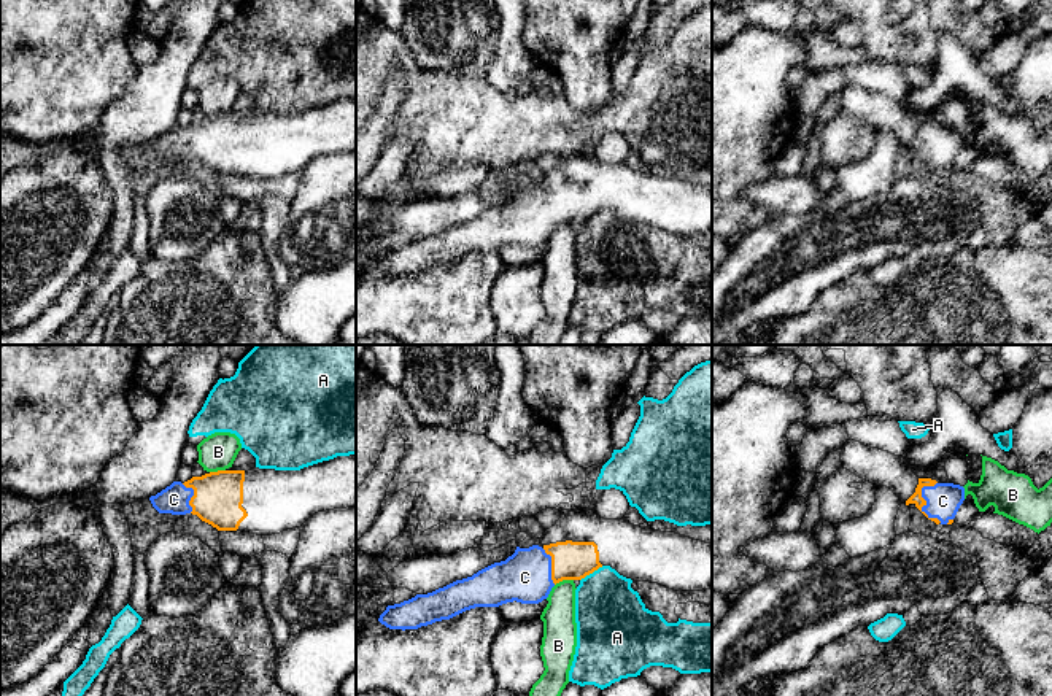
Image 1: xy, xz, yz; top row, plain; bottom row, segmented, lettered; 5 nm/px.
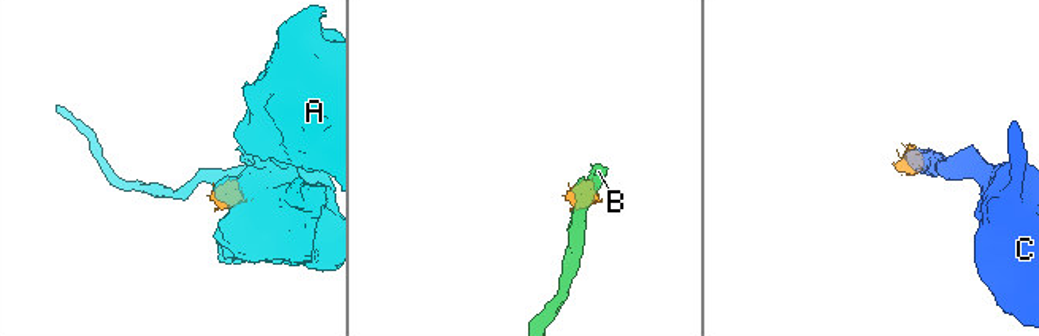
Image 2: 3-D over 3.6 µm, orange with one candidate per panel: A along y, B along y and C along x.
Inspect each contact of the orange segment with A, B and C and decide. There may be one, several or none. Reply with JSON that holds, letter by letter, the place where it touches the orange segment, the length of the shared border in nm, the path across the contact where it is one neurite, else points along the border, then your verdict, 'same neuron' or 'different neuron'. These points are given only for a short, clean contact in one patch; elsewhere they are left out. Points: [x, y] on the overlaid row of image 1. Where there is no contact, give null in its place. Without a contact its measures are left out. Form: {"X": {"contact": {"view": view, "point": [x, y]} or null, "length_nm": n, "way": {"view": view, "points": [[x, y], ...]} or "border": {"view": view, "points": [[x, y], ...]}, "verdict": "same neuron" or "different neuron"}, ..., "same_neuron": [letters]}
{"A": {"contact": {"view": "xz", "point": [591, 572]}, "length_nm": 140, "border": {"view": "xz", "points": [[603, 566], [580, 580]]}, "verdict": "different neuron"}, "B": {"contact": {"view": "xz", "point": [563, 579]}, "length_nm": 100, "border": {"view": "xz", "points": [[572, 579], [563, 579], [555, 585]]}, "verdict": "different neuron"}, "C": {"contact": {"view": "yz", "point": [922, 506]}, "length_nm": 220, "way": {"view": "yz", "points": [[916, 498], [922, 506], [943, 501]]}, "verdict": "same neuron"}, "same_neuron": ["C"]}

